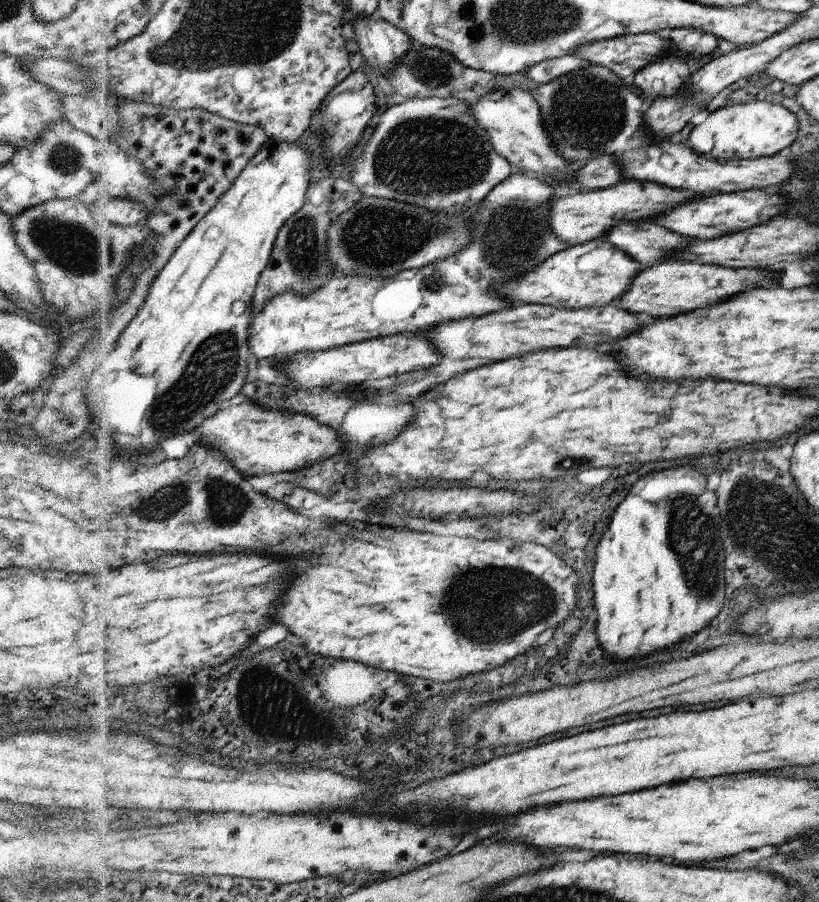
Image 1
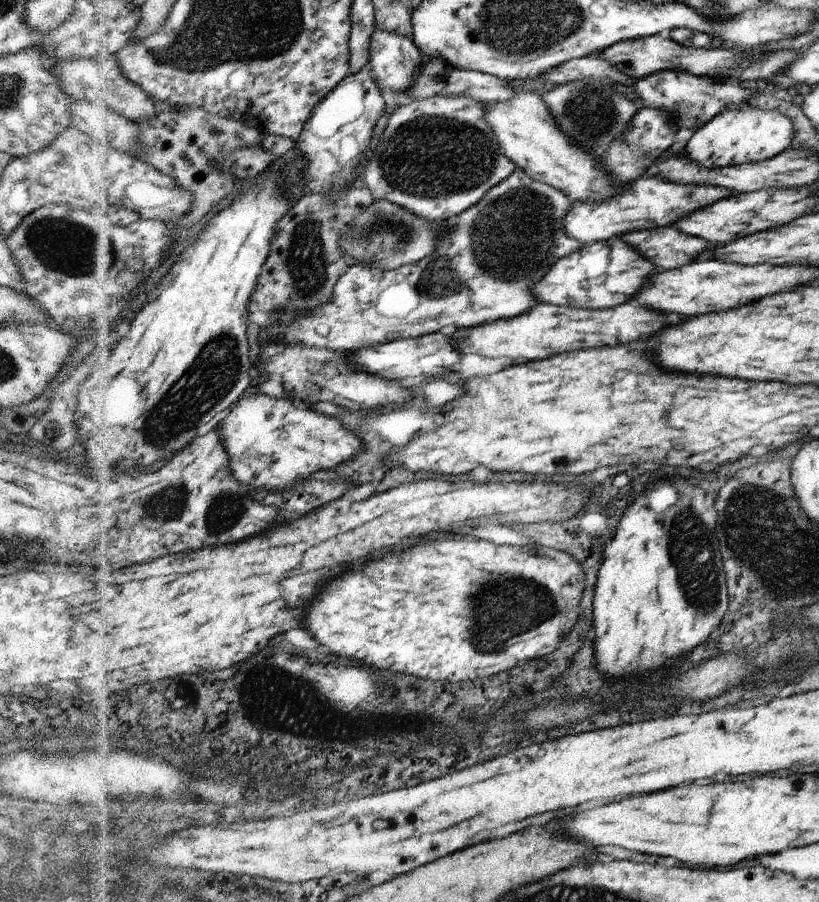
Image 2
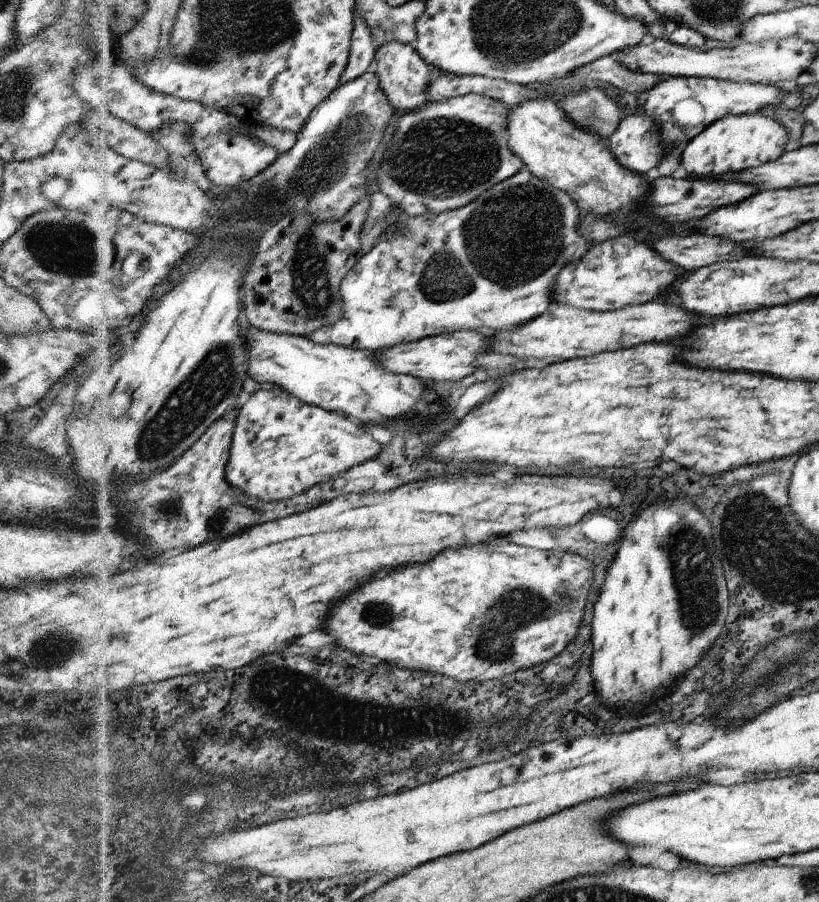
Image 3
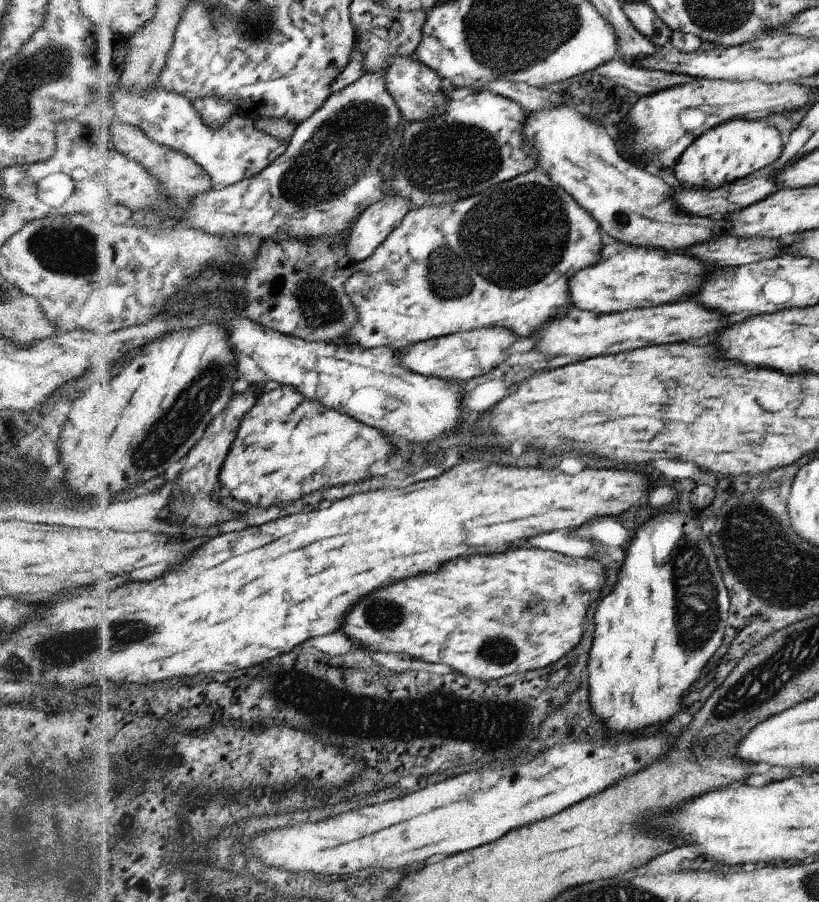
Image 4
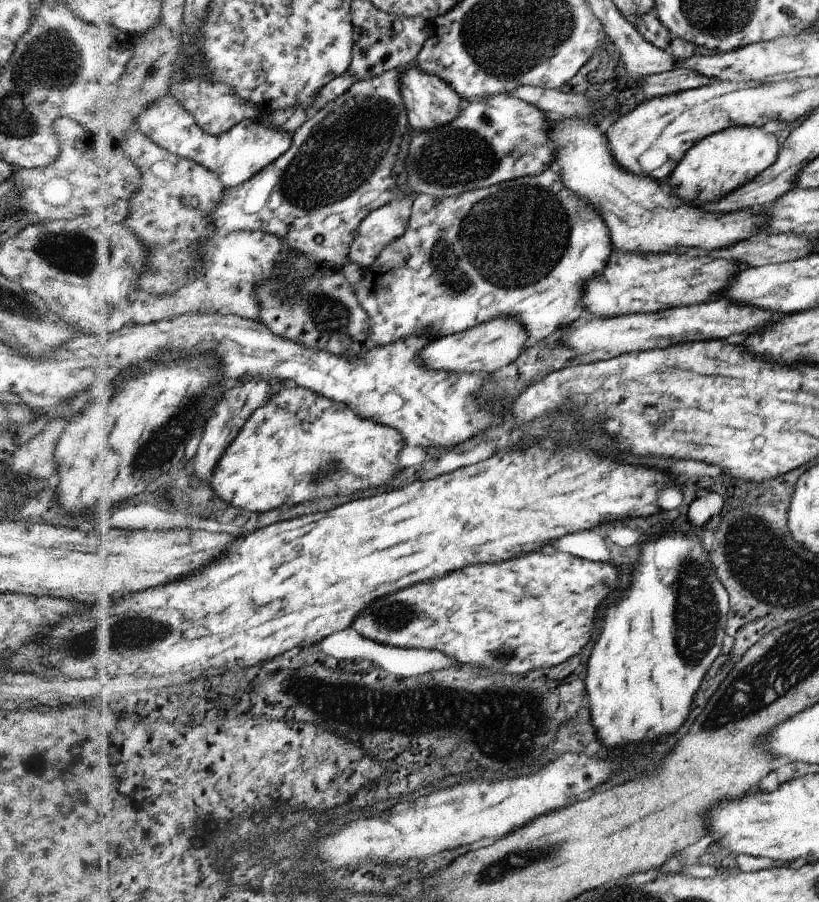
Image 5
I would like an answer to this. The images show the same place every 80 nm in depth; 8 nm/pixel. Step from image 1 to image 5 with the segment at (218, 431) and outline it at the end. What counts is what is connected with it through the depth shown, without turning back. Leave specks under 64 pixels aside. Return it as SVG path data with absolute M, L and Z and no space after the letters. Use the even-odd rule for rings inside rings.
M297 385L285 387L271 396L269 404L263 404L253 412L211 478L209 485L225 502L252 512L270 512L286 506L296 506L307 500L319 500L339 496L345 492L361 492L367 488L389 485L391 478L399 474L397 452L403 440L395 428L363 420L351 412L345 404L319 396L313 390Z

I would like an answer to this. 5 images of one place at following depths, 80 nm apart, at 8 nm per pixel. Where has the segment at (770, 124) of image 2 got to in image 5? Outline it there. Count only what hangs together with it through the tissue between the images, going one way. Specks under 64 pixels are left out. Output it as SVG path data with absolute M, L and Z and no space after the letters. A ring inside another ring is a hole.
M729 126L725 130L715 132L713 135L705 136L705 139L699 140L685 152L684 159L677 164L676 169L667 177L665 184L671 190L673 196L677 196L679 200L683 200L687 205L694 207L707 204L707 202L717 202L721 196L725 196L727 192L751 182L755 176L761 175L765 168L772 166L777 156L777 142L771 134L767 134L769 127L757 126Z

